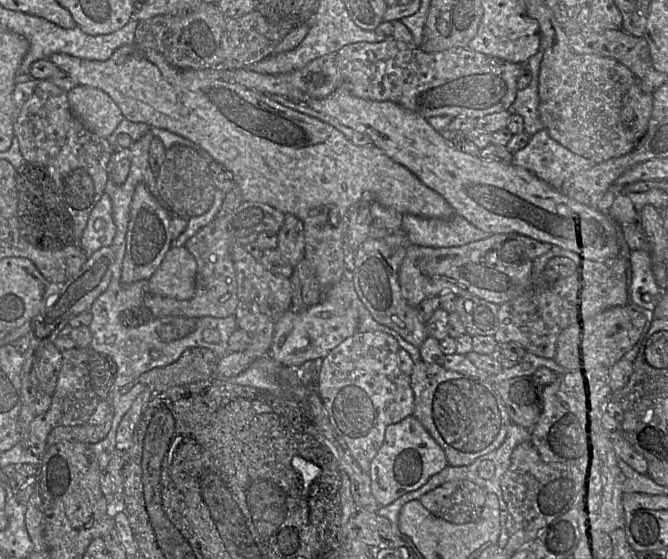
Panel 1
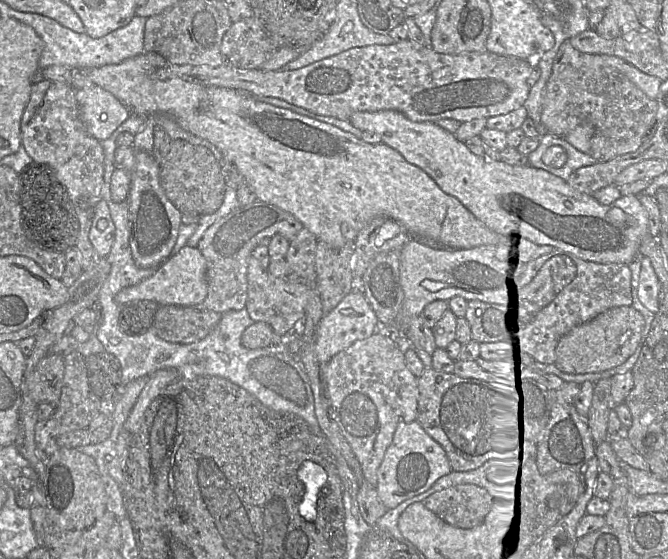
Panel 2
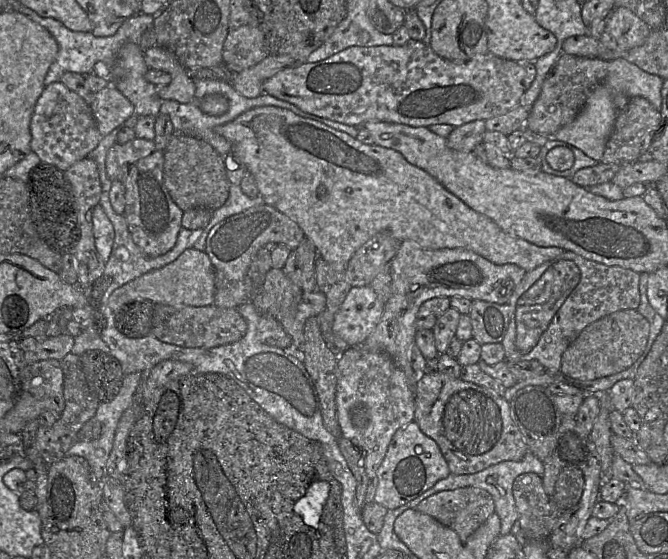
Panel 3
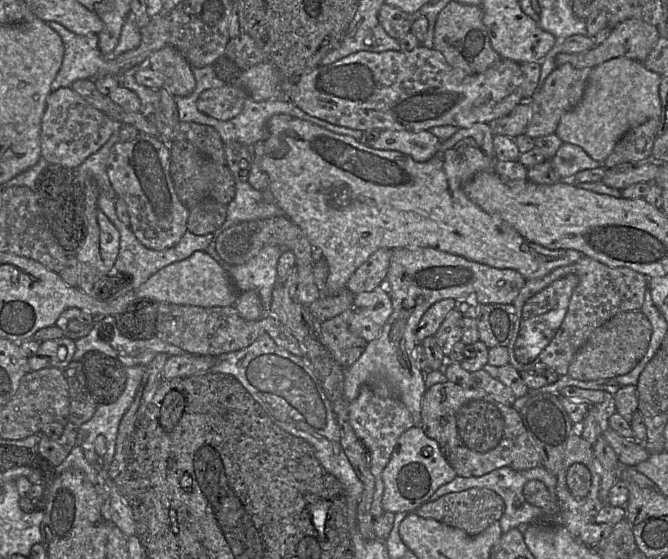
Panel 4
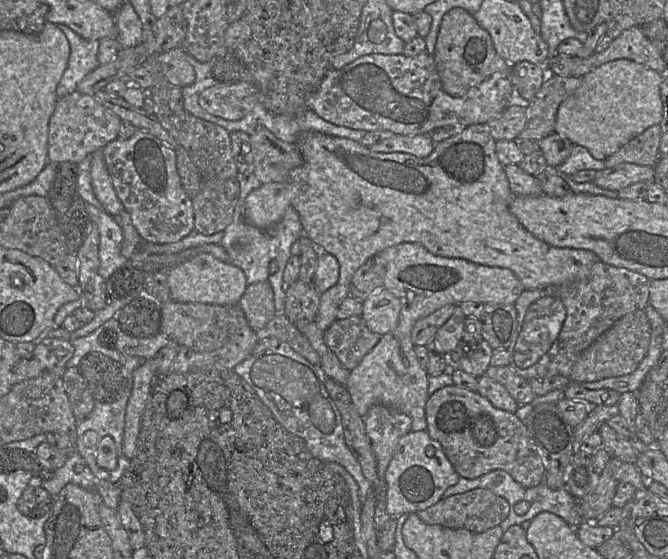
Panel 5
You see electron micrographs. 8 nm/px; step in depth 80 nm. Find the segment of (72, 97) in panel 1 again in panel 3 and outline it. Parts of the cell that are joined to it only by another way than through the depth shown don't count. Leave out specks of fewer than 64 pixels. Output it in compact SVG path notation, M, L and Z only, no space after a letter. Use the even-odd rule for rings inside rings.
M112 85L93 93L89 105L102 136L107 136L134 114L131 101Z

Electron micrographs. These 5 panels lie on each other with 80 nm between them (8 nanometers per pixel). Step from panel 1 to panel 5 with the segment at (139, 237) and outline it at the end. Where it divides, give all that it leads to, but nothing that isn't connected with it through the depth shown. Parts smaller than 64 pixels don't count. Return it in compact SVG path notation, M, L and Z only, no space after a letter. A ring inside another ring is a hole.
M137 130L129 139L114 139L101 150L115 192L145 241L174 243L194 230L193 201L182 187L173 147L149 132Z

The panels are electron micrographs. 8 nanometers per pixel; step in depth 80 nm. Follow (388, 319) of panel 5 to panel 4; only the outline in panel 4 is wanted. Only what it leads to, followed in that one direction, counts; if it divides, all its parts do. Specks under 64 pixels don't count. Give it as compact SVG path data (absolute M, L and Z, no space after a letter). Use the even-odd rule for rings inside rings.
M383 286L354 295L350 310L350 330L370 342L380 335L393 308L389 292Z

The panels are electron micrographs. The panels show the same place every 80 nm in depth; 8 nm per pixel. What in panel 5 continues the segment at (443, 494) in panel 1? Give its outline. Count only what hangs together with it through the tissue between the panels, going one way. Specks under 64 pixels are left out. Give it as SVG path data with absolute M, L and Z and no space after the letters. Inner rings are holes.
M475 488L467 492L443 497L436 504L418 511L417 515L427 524L468 529L472 532L485 532L500 525L509 515L509 511L510 506L505 498L495 495L488 489Z

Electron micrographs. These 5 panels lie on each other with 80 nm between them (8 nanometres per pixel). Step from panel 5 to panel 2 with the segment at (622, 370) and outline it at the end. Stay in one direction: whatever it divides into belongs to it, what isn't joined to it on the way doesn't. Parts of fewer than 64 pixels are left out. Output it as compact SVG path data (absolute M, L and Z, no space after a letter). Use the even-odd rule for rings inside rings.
M632 306L609 309L574 327L559 340L555 351L555 365L567 374L597 373L620 366L636 351L644 327L643 315Z

